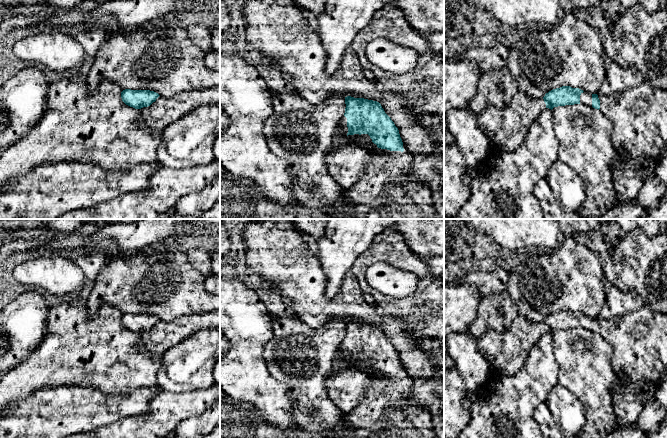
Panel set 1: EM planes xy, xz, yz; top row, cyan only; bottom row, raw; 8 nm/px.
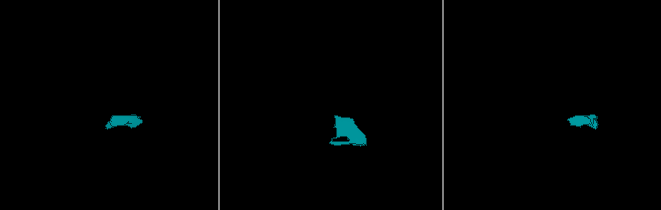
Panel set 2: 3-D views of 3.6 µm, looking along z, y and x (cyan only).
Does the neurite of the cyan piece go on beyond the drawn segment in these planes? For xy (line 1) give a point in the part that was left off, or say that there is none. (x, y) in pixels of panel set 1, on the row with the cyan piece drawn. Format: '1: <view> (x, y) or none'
1: none

